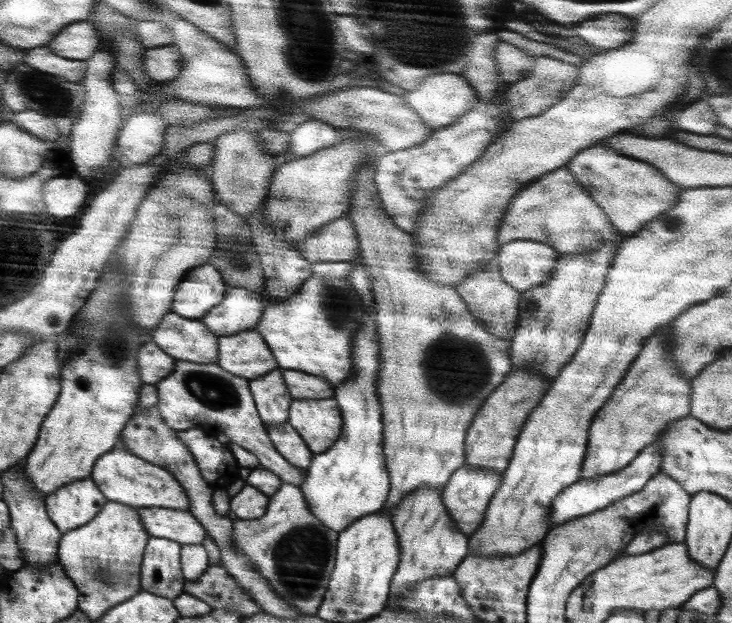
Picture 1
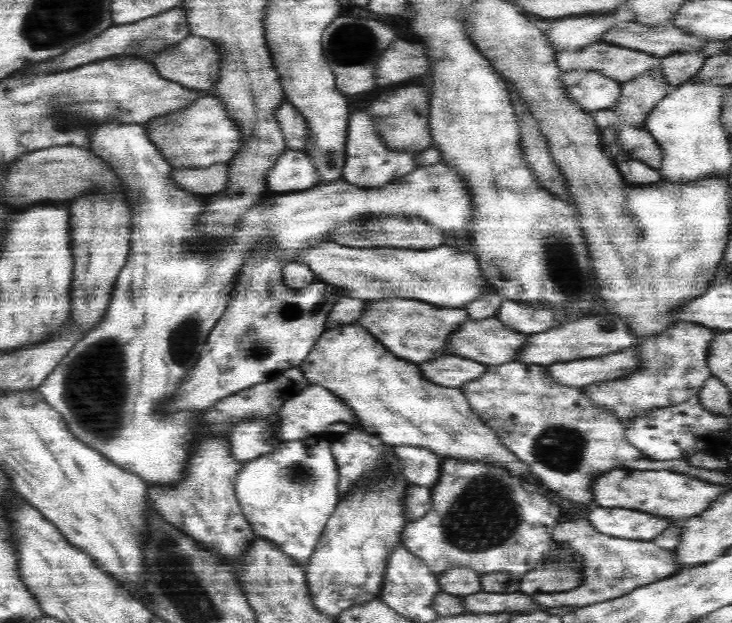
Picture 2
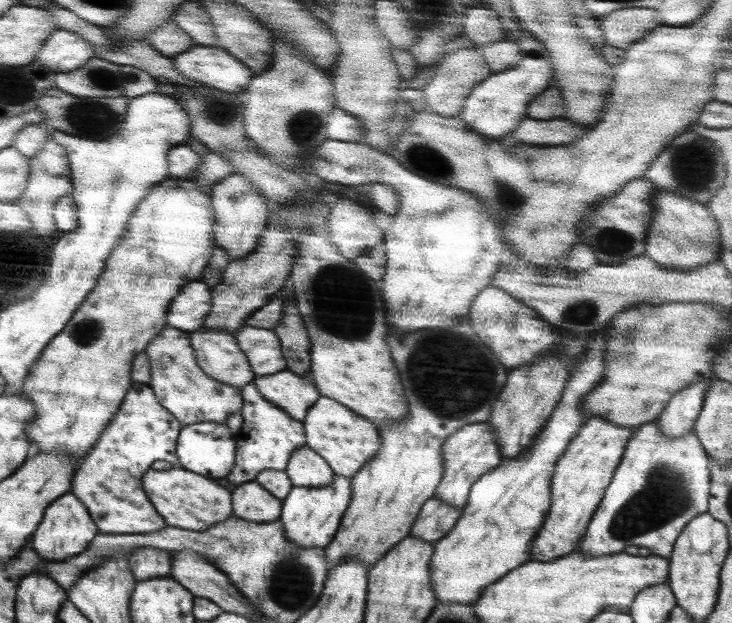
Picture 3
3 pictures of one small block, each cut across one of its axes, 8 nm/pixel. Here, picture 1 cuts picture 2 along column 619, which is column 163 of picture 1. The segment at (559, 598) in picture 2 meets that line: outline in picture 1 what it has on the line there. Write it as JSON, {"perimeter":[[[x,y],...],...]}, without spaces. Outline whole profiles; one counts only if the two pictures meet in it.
{"perimeter":[[[151,538],[142,568],[143,590],[174,600],[185,593],[182,545],[176,540]]]}

